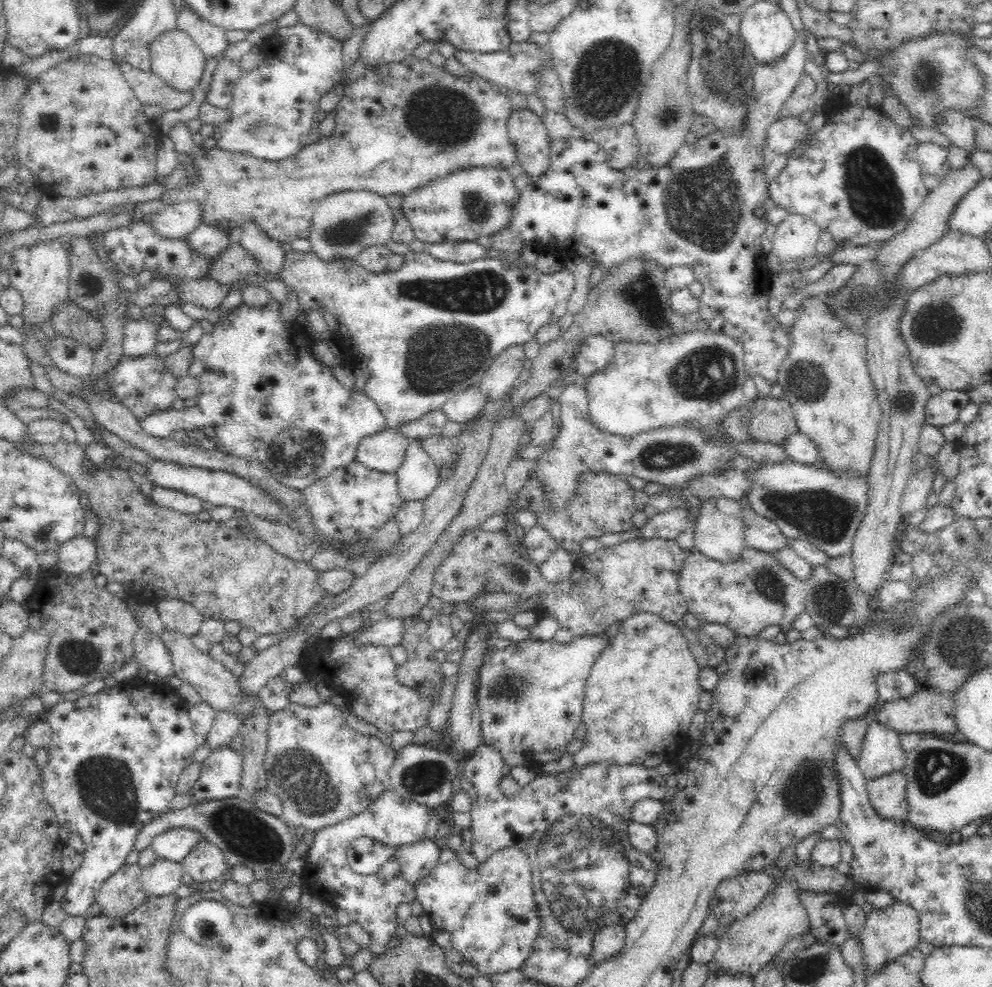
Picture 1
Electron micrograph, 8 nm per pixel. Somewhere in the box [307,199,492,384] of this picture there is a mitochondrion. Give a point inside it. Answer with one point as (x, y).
(351, 230)

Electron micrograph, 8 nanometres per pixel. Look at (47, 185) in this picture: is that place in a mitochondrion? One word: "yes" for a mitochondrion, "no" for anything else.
no

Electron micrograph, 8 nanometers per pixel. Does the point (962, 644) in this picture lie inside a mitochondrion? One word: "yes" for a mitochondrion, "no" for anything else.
yes

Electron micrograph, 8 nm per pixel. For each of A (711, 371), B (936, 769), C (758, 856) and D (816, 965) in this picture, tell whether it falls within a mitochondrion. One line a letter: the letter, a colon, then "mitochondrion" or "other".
A: mitochondrion
B: mitochondrion
C: other
D: mitochondrion

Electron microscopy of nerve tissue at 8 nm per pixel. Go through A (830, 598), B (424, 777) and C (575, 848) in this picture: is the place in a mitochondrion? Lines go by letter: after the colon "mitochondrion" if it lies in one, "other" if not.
A: mitochondrion
B: mitochondrion
C: mitochondrion

